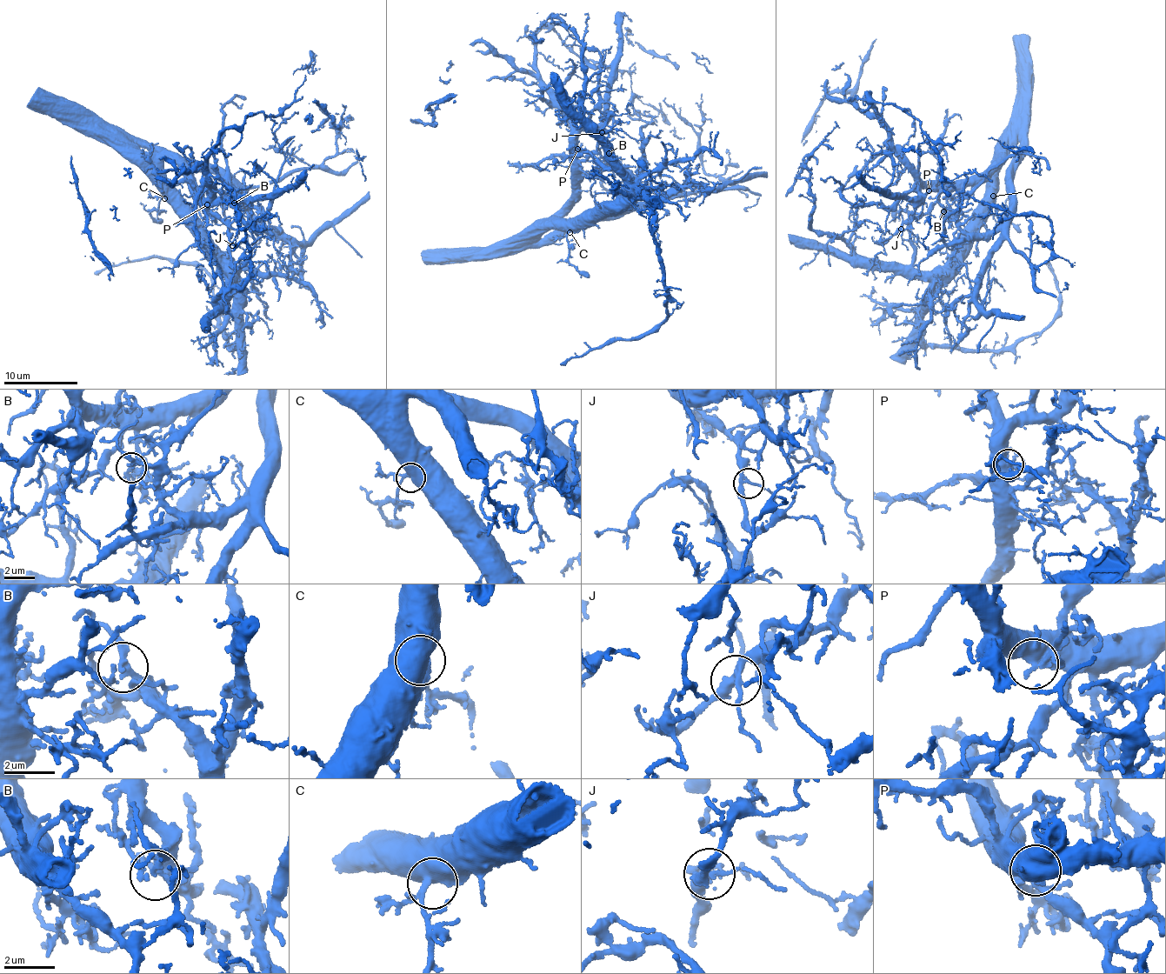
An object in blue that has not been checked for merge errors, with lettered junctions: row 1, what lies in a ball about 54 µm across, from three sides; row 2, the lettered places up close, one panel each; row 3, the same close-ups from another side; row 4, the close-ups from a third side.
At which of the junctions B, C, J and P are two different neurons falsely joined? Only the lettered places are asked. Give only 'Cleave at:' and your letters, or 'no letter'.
Cleave at: no letter

